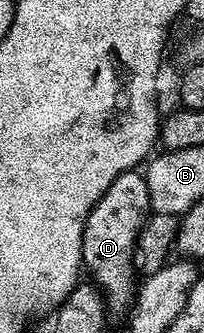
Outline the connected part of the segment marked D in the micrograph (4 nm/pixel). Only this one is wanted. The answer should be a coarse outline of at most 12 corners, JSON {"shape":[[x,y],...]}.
{"shape":[[124,171],[85,222],[81,262],[110,308],[135,298],[133,250],[151,214]]}

